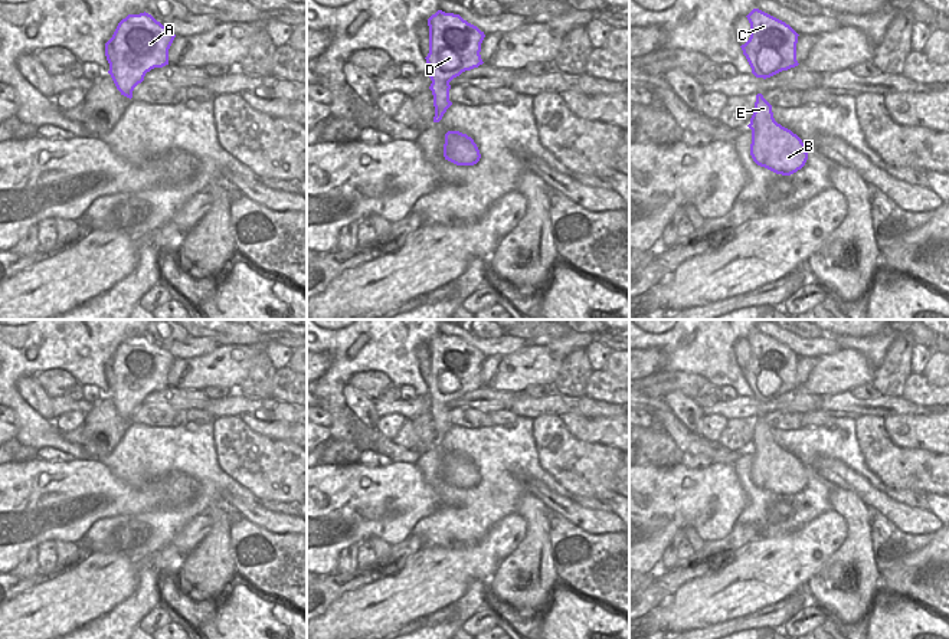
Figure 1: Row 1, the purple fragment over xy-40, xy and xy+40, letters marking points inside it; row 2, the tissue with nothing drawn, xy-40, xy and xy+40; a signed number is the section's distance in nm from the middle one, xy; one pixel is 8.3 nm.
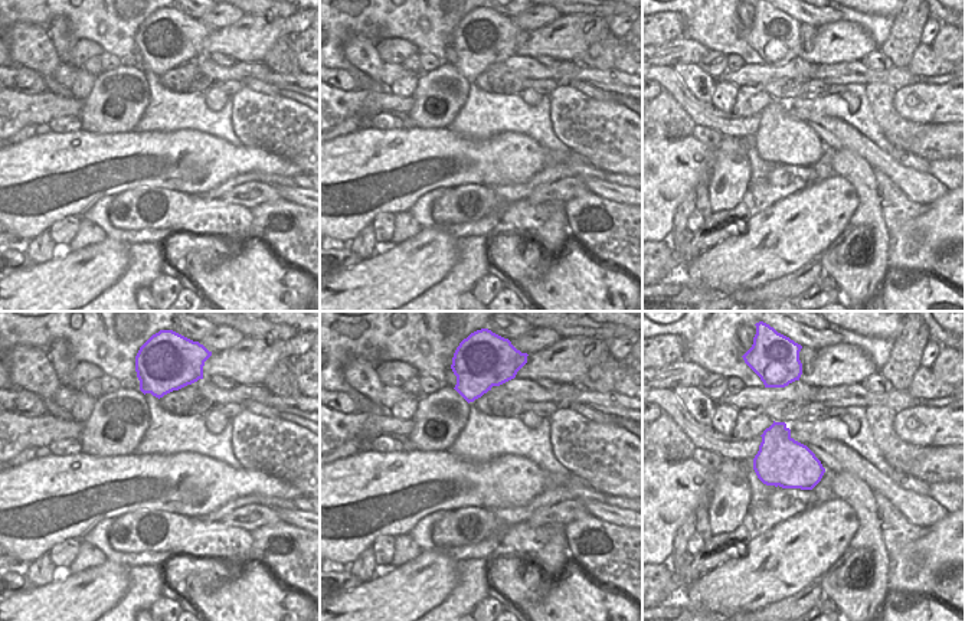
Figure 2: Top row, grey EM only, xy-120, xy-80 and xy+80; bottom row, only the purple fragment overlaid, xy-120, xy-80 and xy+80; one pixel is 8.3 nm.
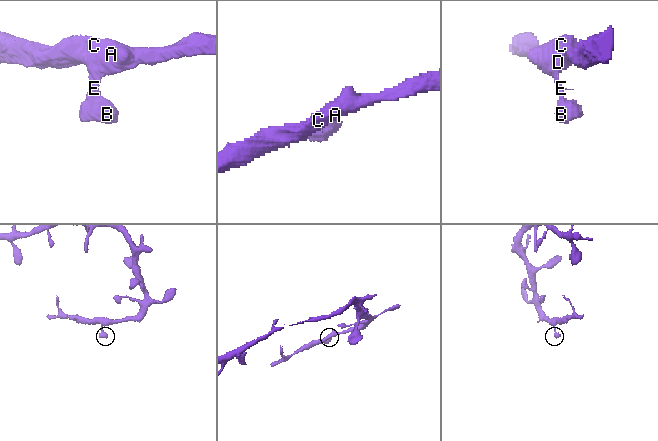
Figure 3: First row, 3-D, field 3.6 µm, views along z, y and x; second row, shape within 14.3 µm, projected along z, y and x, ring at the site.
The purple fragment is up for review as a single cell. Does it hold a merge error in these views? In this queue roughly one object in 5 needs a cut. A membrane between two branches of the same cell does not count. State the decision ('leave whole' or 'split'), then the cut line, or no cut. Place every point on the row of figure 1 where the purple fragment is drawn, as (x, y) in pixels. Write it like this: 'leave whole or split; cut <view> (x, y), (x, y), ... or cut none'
leave whole; cut none

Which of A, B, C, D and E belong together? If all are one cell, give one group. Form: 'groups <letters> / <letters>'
groups A B C D E

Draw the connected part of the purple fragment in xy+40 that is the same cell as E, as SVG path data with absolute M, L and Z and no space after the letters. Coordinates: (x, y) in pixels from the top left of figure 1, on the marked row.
M762 94L756 95L755 112L747 127L752 130L750 155L757 166L782 176L791 176L805 166L805 144L775 121L772 105Z

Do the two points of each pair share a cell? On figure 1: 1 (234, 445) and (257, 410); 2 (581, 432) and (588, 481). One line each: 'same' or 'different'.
1: different
2: different

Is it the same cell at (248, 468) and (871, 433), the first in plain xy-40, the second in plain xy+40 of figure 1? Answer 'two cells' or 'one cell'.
one cell

